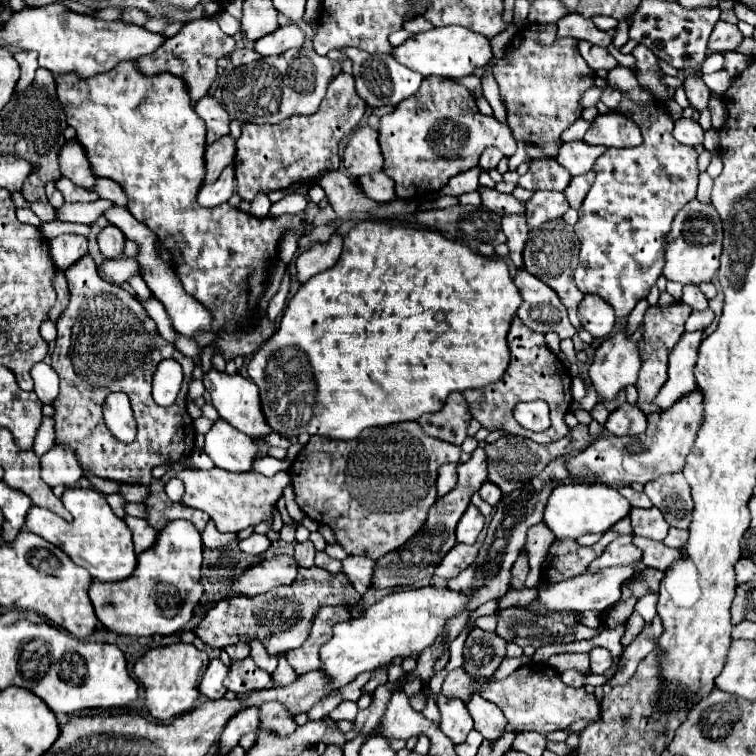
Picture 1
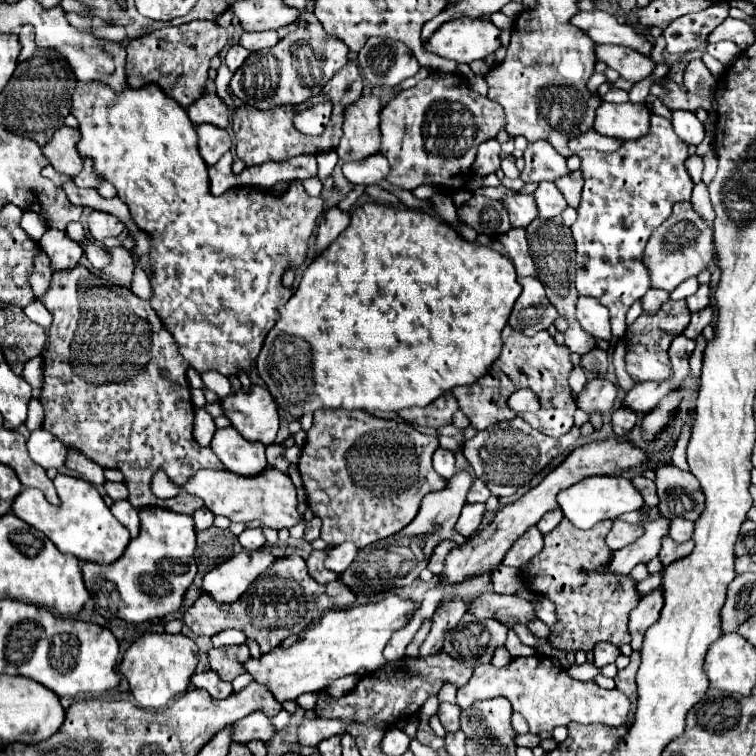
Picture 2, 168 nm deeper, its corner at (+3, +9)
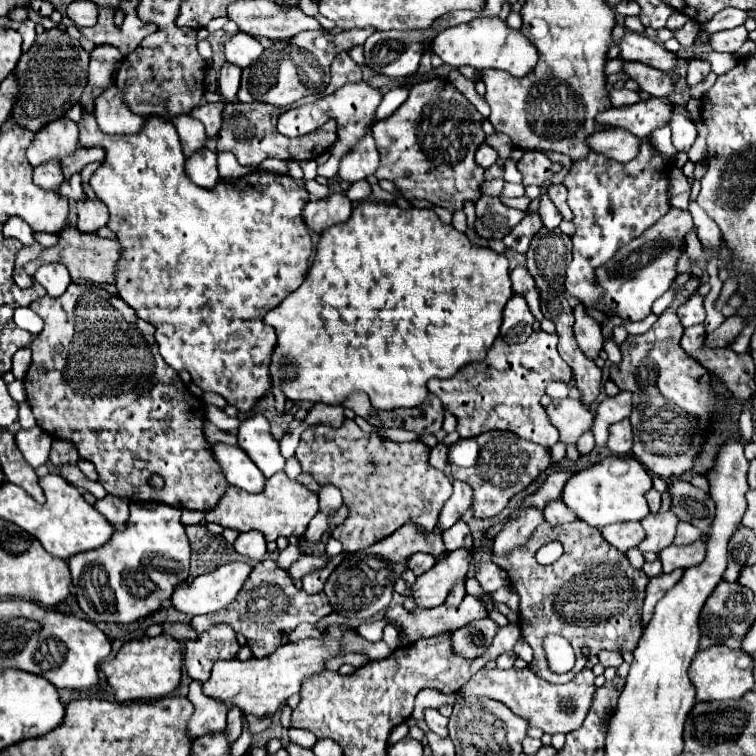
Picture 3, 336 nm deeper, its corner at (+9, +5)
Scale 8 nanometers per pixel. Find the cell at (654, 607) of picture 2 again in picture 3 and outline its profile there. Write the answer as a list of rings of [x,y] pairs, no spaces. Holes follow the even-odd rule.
[[[676,569],[672,573],[662,573],[658,577],[652,577],[648,587],[646,587],[646,601],[644,601],[644,609],[642,609],[642,621],[644,625],[652,619],[652,613],[654,613],[654,607],[656,603],[660,601],[660,597],[664,597],[664,593],[676,585],[676,581],[680,581],[684,569]]]

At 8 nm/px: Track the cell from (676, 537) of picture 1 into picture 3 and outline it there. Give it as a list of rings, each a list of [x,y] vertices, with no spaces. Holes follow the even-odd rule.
[[[680,523],[678,525],[678,531],[676,531],[676,537],[674,537],[674,543],[676,545],[690,545],[690,543],[694,543],[694,541],[698,541],[700,539],[700,531],[694,527],[694,525],[688,525],[688,523]]]

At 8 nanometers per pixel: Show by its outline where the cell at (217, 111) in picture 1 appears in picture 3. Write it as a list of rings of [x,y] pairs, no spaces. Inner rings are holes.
[[[204,103],[200,107],[196,107],[190,115],[198,121],[202,121],[202,125],[206,127],[206,135],[214,137],[220,131],[222,125],[222,111],[224,111],[224,103]]]

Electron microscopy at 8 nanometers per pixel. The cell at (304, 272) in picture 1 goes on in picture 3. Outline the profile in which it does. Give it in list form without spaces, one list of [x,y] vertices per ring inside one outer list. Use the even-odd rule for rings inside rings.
[[[330,193],[318,203],[308,203],[302,211],[306,225],[318,233],[336,223],[342,223],[350,217],[352,203],[344,193]]]

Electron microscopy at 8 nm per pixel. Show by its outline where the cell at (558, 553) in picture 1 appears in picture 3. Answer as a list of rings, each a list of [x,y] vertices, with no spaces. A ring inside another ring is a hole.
[[[544,521],[530,535],[526,545],[516,547],[508,555],[496,555],[494,551],[490,551],[490,559],[500,569],[504,569],[508,573],[508,579],[520,597],[520,609],[518,609],[520,631],[522,631],[522,637],[528,641],[528,645],[534,649],[534,661],[530,663],[530,669],[540,679],[544,679],[548,683],[566,683],[568,679],[572,679],[578,671],[582,671],[586,667],[588,657],[598,655],[600,651],[620,651],[622,653],[622,651],[636,649],[636,645],[642,637],[642,631],[644,631],[644,627],[642,627],[642,603],[644,603],[646,585],[650,579],[642,569],[634,569],[622,551],[608,545],[608,541],[602,537],[602,533],[596,527],[590,527],[584,521],[574,521],[574,523],[564,523],[564,525],[550,525]],[[550,541],[560,541],[564,547],[564,553],[552,565],[538,565],[534,555],[542,545],[546,545]],[[550,633],[564,635],[576,653],[574,669],[564,673],[564,675],[552,673],[546,665],[544,655],[542,655],[542,639]]]

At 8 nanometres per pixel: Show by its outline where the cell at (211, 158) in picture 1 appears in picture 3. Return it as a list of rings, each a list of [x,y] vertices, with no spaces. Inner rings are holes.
[[[180,115],[176,119],[172,119],[180,141],[182,141],[182,149],[184,155],[190,157],[192,153],[196,153],[198,149],[202,149],[206,145],[206,133],[204,133],[204,125],[200,125],[198,119],[192,119],[190,115]]]

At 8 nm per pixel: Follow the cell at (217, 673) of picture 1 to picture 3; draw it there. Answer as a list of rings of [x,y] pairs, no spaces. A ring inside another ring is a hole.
[[[198,681],[190,683],[190,693],[186,695],[194,705],[194,713],[186,725],[188,739],[198,739],[210,733],[224,733],[226,729],[226,709],[220,701],[212,701],[200,689]]]

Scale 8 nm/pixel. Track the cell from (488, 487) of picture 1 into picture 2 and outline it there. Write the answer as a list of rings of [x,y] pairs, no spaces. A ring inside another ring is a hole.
[[[476,479],[476,481],[472,483],[472,489],[470,489],[466,501],[468,501],[468,503],[486,503],[488,497],[490,497],[490,489],[486,487],[484,481],[478,481],[478,479]]]

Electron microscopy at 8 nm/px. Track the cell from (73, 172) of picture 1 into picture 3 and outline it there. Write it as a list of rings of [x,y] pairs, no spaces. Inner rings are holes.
[[[60,117],[56,121],[46,123],[40,131],[36,131],[26,157],[32,167],[38,167],[50,159],[72,155],[78,147],[78,125],[68,119]]]

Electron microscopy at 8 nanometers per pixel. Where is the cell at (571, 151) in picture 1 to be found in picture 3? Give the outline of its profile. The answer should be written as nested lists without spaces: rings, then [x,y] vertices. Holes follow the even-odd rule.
[[[608,129],[608,131],[594,133],[588,139],[588,145],[592,147],[592,151],[604,153],[606,157],[624,163],[624,161],[630,161],[638,155],[642,139],[632,135],[626,129]]]

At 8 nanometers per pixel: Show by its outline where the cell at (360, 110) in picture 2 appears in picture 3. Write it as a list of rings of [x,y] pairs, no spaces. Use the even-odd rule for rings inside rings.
[[[360,81],[360,83],[346,83],[346,85],[340,87],[334,95],[324,97],[324,99],[326,99],[326,113],[330,113],[332,119],[336,119],[336,123],[338,123],[338,143],[336,143],[336,147],[332,147],[332,157],[330,157],[324,165],[318,165],[318,175],[326,177],[326,179],[332,179],[332,177],[338,173],[340,157],[342,157],[344,153],[348,153],[348,149],[350,149],[360,137],[364,137],[366,127],[372,123],[372,117],[374,117],[376,107],[378,107],[380,101],[382,101],[382,93],[380,93],[380,89],[368,85],[366,81]]]

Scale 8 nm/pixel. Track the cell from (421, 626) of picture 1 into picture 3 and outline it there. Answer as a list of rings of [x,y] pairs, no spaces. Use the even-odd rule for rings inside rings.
[[[332,625],[322,637],[322,645],[318,639],[300,639],[280,645],[274,653],[262,659],[252,657],[248,661],[238,661],[238,659],[216,661],[210,679],[202,683],[202,691],[208,697],[224,703],[226,709],[238,707],[242,715],[256,715],[260,719],[266,715],[274,715],[290,695],[300,691],[300,683],[304,677],[324,671],[324,661],[340,653],[340,639],[348,631],[350,631],[348,627]]]

